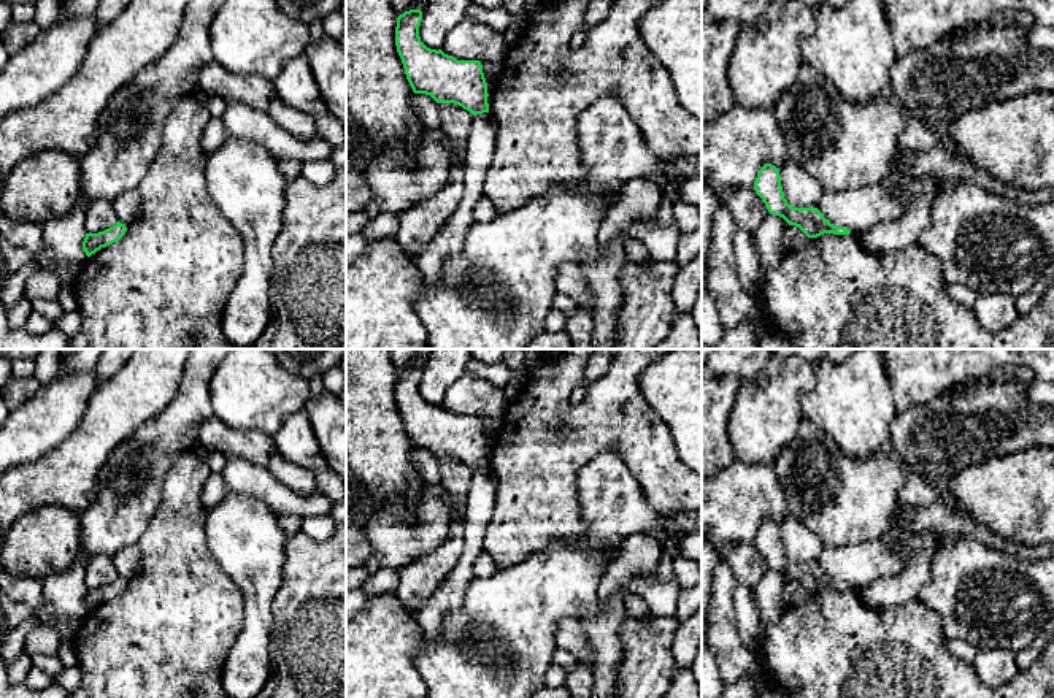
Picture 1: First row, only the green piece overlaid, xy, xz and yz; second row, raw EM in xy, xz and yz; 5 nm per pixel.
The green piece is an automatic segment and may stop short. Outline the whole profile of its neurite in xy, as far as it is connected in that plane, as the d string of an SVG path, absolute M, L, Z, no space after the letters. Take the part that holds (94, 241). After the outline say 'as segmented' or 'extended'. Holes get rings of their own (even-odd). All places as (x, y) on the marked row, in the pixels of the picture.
M137 189L125 190L119 197L113 200L113 209L117 216L117 222L98 233L86 233L83 241L83 249L87 257L106 247L116 241L119 241L127 227L140 216L141 213L141 197Z | extended

